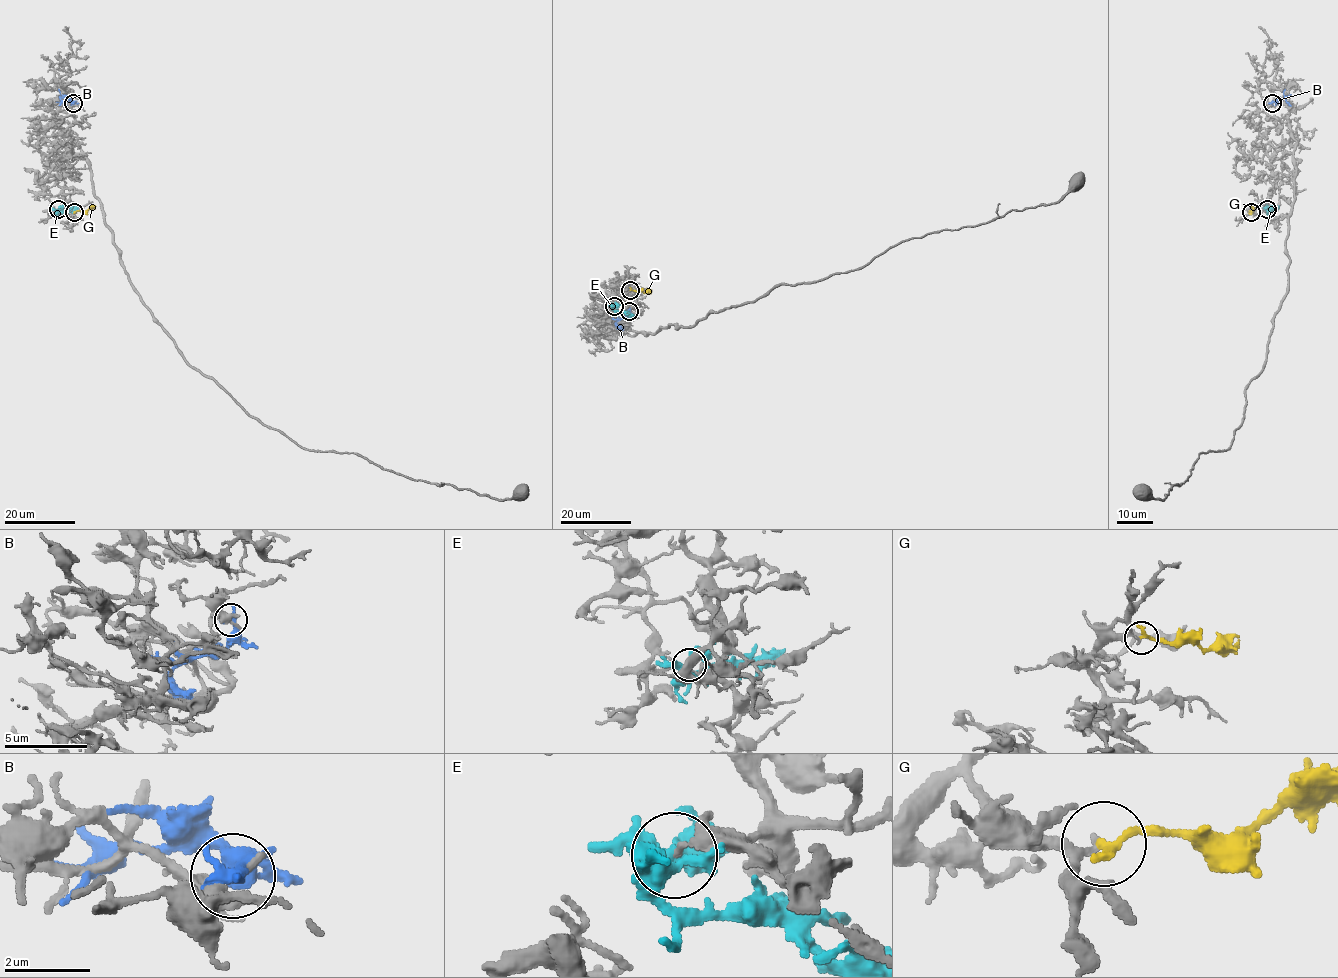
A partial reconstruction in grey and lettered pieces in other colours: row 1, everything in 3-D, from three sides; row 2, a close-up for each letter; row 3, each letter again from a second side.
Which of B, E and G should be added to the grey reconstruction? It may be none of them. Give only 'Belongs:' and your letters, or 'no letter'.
Belongs: no letter

